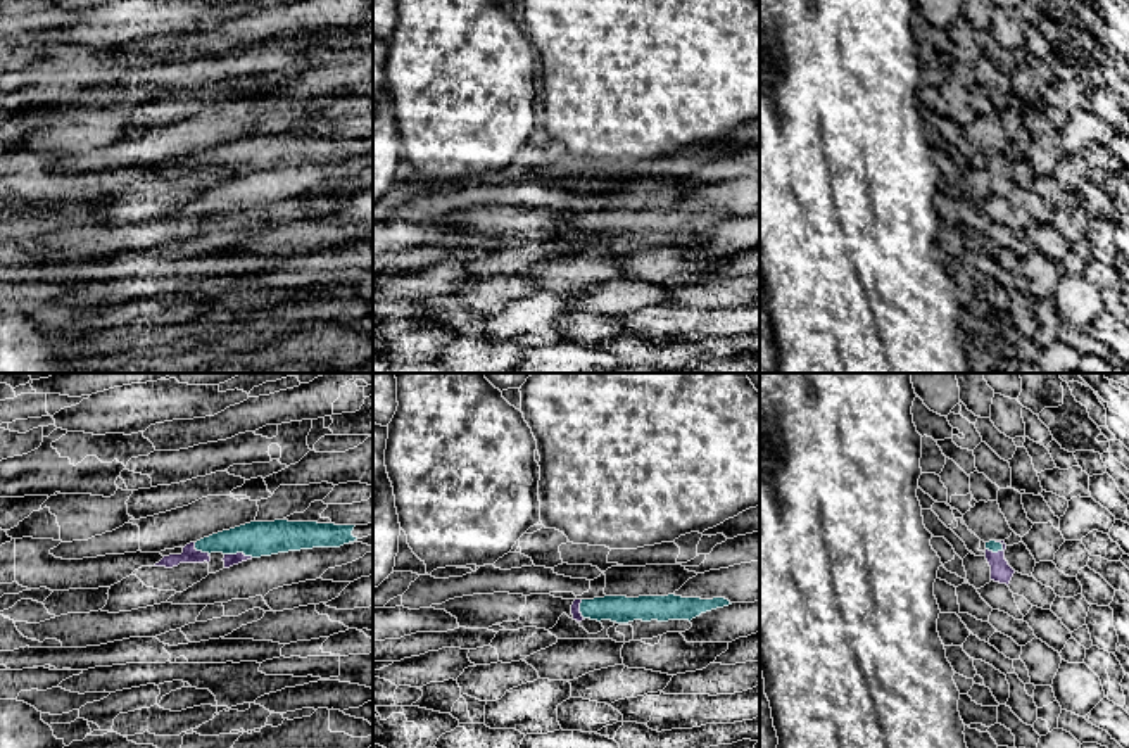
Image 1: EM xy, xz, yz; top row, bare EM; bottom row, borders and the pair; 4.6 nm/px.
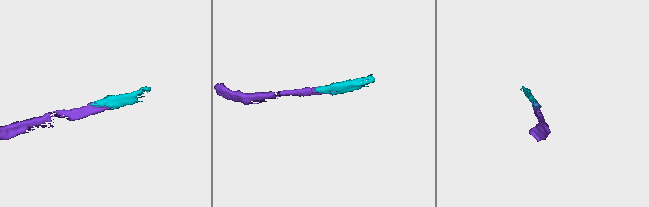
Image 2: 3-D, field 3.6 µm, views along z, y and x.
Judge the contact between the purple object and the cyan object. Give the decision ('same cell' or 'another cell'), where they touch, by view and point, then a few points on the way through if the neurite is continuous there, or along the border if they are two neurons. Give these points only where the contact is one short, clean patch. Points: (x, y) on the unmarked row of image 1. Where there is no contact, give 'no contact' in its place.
same cell; meets purple in xy at (239, 166); runs through xy (230, 173), (239, 166), (256, 152)

